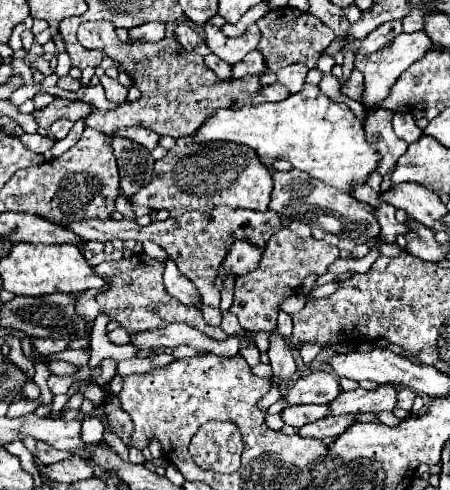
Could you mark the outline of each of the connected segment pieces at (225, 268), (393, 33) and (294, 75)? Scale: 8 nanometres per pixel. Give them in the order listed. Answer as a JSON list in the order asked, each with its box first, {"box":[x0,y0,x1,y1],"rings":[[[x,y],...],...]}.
[{"box":[218,240,262,278],"rings":[[[236,240],[218,270],[218,278],[244,276],[258,266],[260,258],[262,258],[262,248],[254,248],[254,244],[250,244],[248,240]]]},{"box":[358,22,402,54],"rings":[[[390,22],[390,24],[382,24],[382,28],[376,28],[374,32],[370,32],[370,36],[366,40],[360,42],[358,52],[362,54],[372,54],[378,52],[380,48],[384,48],[388,42],[392,42],[398,34],[402,32],[402,24],[400,22]]]},{"box":[276,64,308,94],"rings":[[[290,64],[290,66],[286,66],[286,68],[282,68],[282,70],[276,72],[278,82],[284,84],[292,94],[296,94],[296,92],[302,90],[306,74],[308,74],[308,68],[302,66],[302,64]]]}]

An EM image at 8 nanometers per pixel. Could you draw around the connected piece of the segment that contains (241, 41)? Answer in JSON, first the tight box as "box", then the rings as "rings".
{"box":[204,24,260,64],"rings":[[[206,24],[204,26],[204,42],[206,46],[212,50],[212,54],[216,54],[218,58],[226,60],[228,64],[236,64],[240,62],[248,52],[256,50],[258,42],[260,42],[260,32],[258,26],[252,24],[242,36],[238,38],[228,38],[222,34],[222,30],[214,24]]]}

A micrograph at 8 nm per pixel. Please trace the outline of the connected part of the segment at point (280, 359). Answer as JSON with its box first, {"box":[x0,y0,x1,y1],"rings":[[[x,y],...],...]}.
{"box":[268,332,296,378],"rings":[[[278,332],[270,334],[268,358],[270,358],[270,366],[272,366],[274,376],[290,378],[296,372],[296,362],[292,358],[292,350],[290,350],[288,342]]]}

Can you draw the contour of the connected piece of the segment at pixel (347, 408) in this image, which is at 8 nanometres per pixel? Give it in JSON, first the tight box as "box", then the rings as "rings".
{"box":[330,384,398,414],"rings":[[[382,384],[376,390],[356,388],[352,392],[342,392],[338,400],[330,402],[330,414],[360,414],[360,412],[380,412],[380,410],[394,410],[398,390],[394,384]]]}

